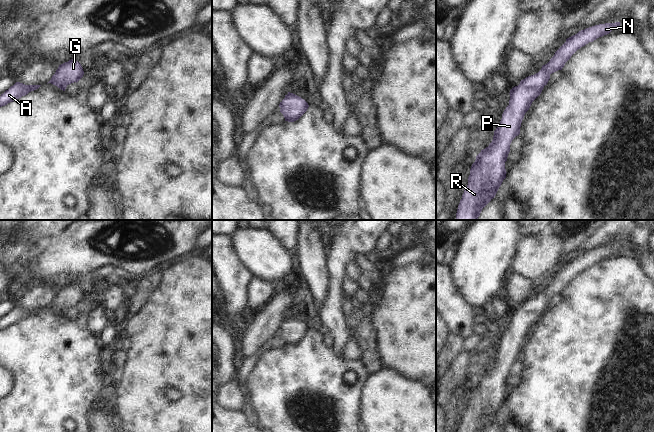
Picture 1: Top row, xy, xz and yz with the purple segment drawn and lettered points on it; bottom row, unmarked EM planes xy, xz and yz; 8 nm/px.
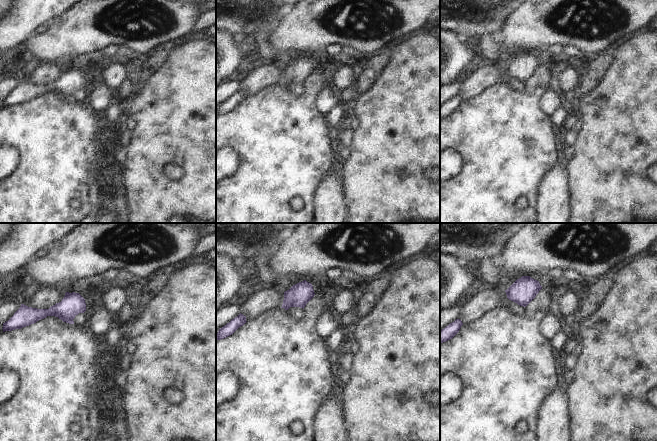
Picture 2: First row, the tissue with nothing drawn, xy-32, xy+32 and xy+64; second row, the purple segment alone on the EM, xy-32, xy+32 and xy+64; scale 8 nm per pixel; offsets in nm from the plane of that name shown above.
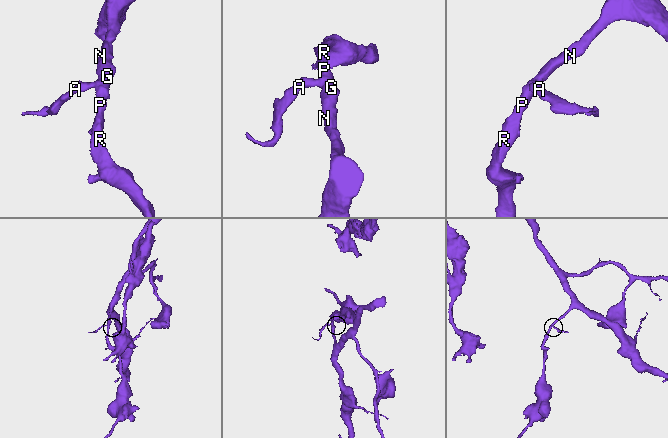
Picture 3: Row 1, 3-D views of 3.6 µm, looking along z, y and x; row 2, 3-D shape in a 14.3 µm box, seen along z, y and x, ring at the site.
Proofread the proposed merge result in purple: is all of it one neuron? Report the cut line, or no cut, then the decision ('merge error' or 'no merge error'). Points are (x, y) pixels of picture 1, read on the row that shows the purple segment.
no cut; no merge error

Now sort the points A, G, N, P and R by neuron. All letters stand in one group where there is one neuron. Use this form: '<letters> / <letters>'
A G N P R

